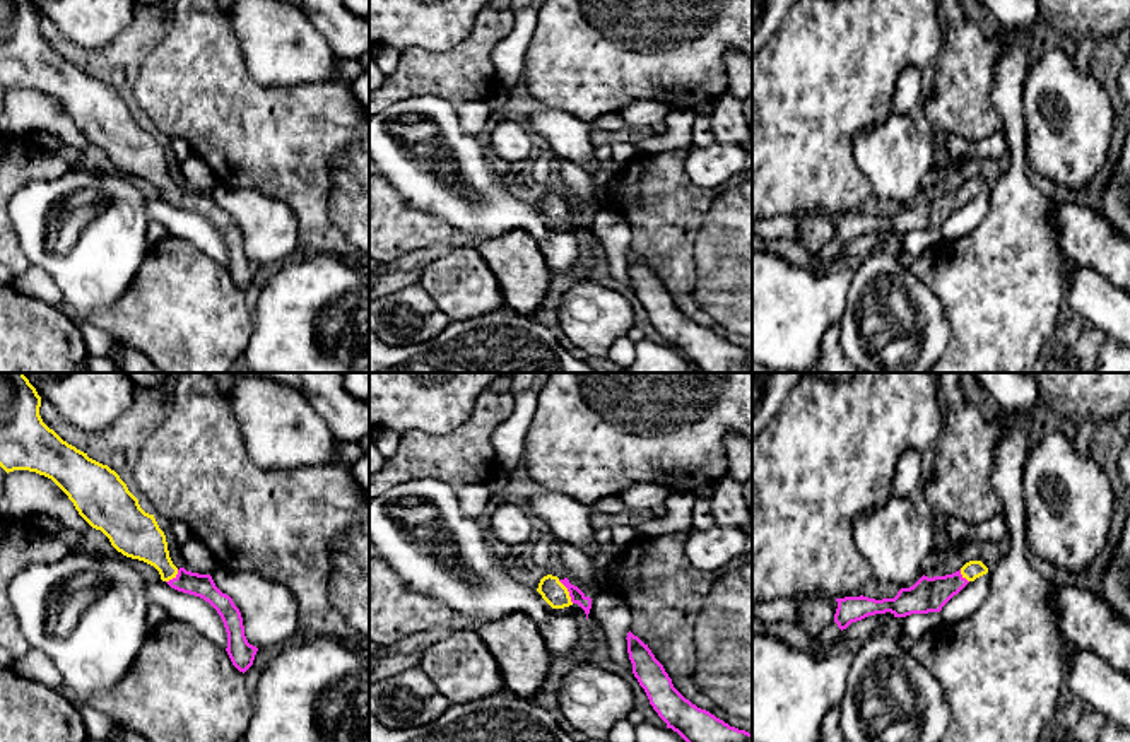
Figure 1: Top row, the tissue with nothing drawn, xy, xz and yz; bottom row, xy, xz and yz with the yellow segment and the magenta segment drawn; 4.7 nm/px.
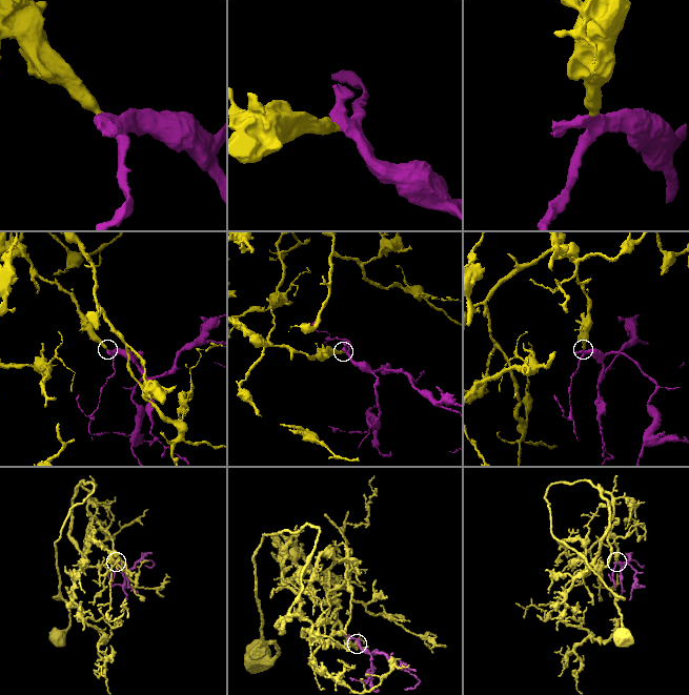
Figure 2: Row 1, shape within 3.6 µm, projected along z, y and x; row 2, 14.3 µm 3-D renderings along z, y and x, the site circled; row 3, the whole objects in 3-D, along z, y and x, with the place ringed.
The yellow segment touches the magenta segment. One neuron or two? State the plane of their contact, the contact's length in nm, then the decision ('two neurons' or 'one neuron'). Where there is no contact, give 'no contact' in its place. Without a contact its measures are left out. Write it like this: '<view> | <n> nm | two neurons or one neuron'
xz | 130 nm | one neuron

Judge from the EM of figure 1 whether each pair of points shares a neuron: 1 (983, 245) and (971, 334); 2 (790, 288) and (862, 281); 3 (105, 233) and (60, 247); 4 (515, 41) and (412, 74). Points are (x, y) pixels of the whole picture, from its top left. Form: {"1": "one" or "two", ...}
{"1": "one", "2": "two", "3": "one", "4": "two"}

